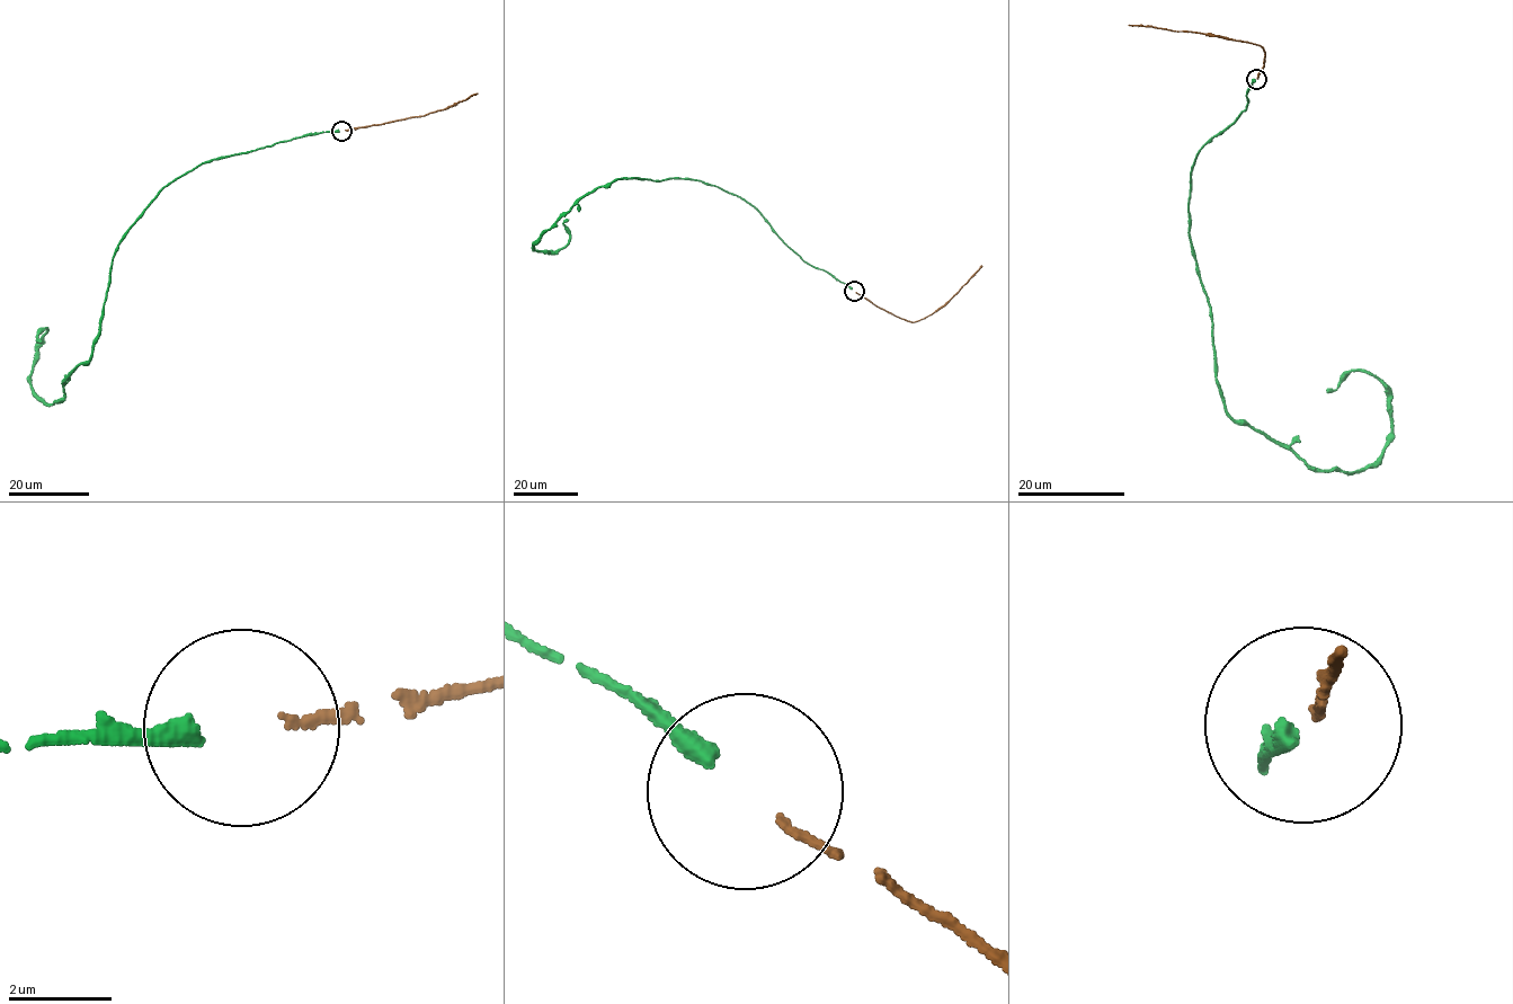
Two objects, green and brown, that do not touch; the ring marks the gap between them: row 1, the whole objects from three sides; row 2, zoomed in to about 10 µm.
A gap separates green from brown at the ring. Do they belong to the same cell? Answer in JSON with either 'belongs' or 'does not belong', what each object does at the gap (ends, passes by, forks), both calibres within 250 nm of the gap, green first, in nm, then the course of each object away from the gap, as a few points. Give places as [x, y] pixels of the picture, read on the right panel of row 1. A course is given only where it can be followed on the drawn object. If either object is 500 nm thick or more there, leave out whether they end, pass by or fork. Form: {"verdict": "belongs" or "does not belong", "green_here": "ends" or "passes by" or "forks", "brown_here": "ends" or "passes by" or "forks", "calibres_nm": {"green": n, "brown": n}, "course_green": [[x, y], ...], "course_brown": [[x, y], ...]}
{"verdict": "belongs", "green_here": "ends", "brown_here": "ends", "calibres_nm": {"green": 360, "brown": 150}, "course_green": [[1255, 80], [1190, 178], [1217, 384], [1307, 465], [1359, 472], [1388, 394], [1364, 371], [1326, 390]], "course_brown": [[1257, 79], [1265, 55], [1258, 45], [1218, 36], [1128, 25]]}

